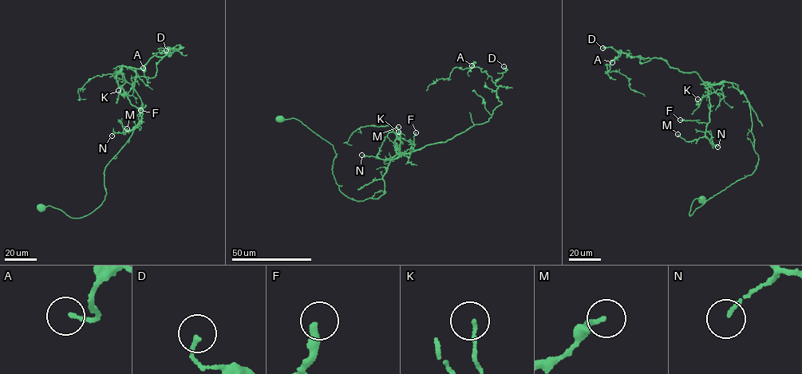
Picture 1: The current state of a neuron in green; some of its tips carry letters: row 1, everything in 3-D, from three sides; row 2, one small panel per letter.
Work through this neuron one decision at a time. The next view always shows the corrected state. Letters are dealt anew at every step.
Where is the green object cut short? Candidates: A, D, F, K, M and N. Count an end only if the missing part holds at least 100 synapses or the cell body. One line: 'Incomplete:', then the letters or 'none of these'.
Incomplete: none of these

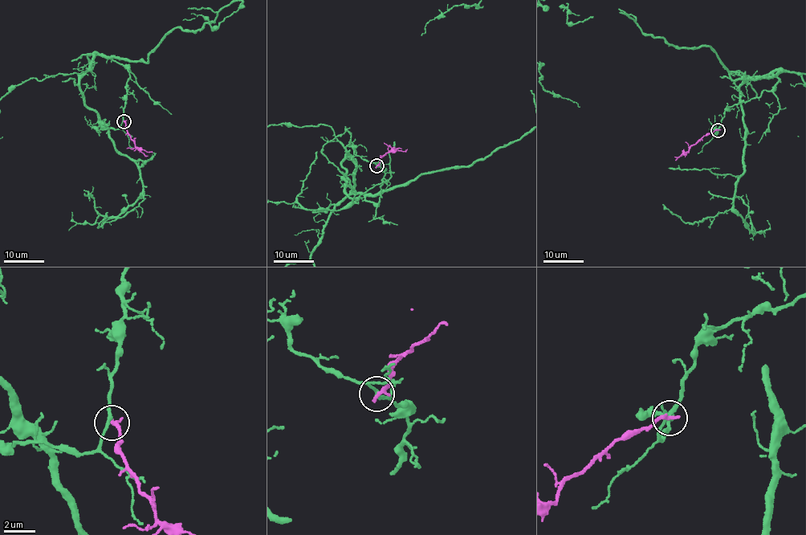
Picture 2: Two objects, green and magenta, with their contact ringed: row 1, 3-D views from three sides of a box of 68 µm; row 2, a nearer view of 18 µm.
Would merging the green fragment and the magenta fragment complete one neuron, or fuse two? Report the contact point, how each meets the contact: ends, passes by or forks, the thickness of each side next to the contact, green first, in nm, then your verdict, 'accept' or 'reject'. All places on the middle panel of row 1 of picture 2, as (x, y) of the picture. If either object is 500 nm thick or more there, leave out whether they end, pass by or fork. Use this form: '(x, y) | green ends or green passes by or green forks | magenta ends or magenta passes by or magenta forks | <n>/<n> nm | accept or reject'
(376, 165) | green passes by | magenta ends | 200/280 nm | reject

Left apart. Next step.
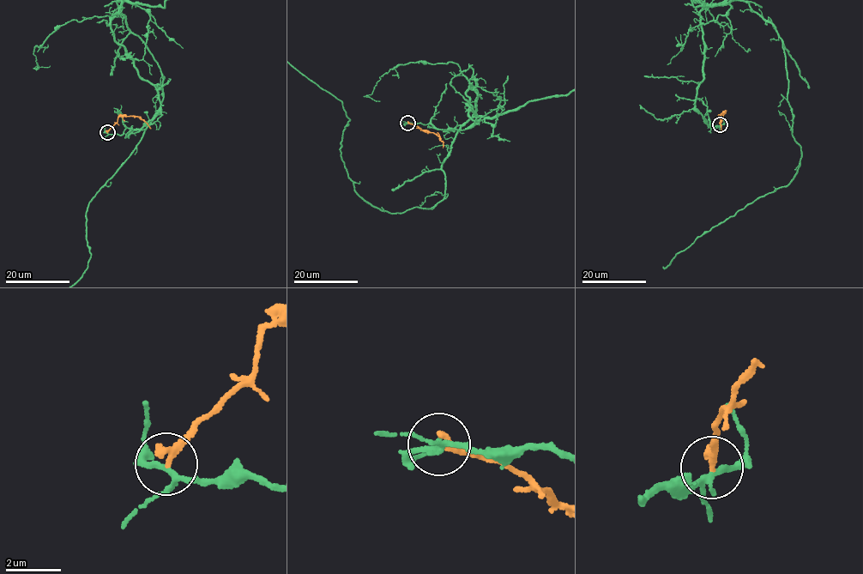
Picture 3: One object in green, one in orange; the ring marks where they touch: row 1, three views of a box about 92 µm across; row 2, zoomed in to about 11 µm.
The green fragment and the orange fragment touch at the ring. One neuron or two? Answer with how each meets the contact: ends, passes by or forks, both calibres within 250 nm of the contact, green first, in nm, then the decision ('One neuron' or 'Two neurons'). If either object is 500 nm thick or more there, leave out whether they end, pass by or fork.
At the ring green forks. At the ring orange ends. Thickness 160 nm (green) against 260 nm. Two neurons

